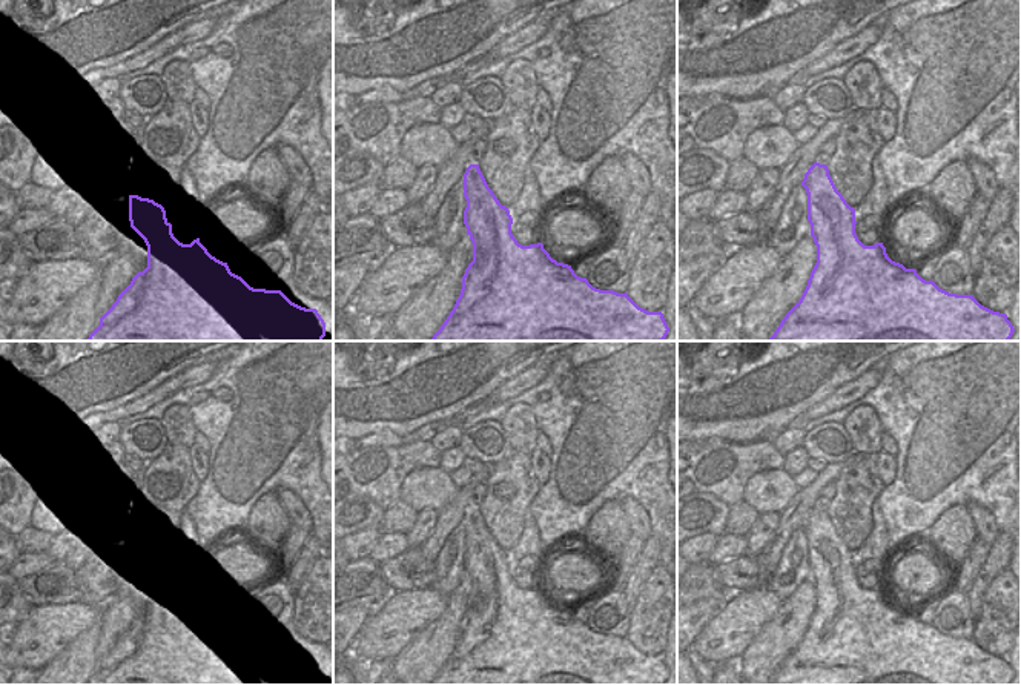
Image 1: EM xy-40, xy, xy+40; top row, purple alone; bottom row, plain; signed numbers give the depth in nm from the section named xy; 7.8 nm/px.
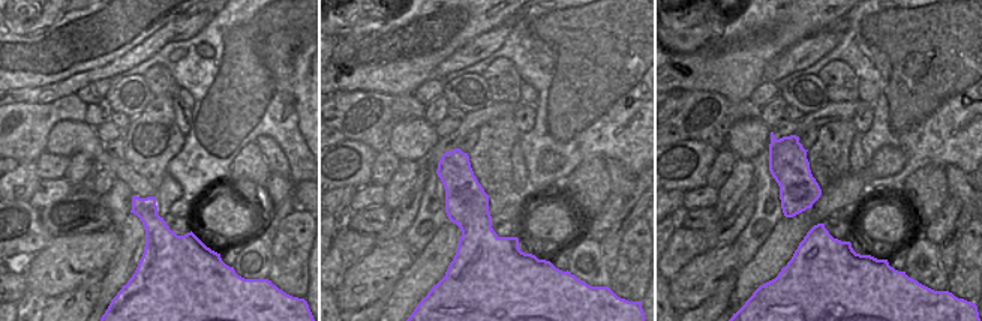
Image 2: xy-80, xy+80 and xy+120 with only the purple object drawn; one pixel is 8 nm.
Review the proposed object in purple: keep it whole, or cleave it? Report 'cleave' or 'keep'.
keep

